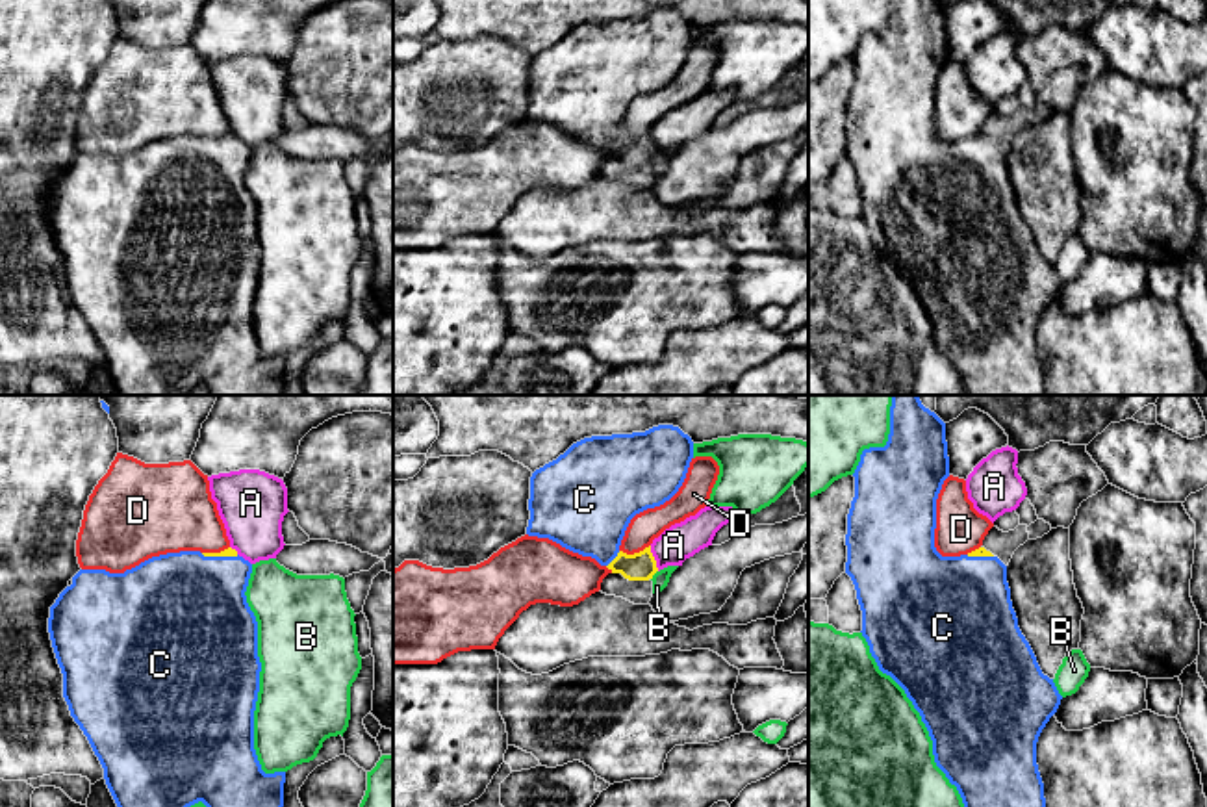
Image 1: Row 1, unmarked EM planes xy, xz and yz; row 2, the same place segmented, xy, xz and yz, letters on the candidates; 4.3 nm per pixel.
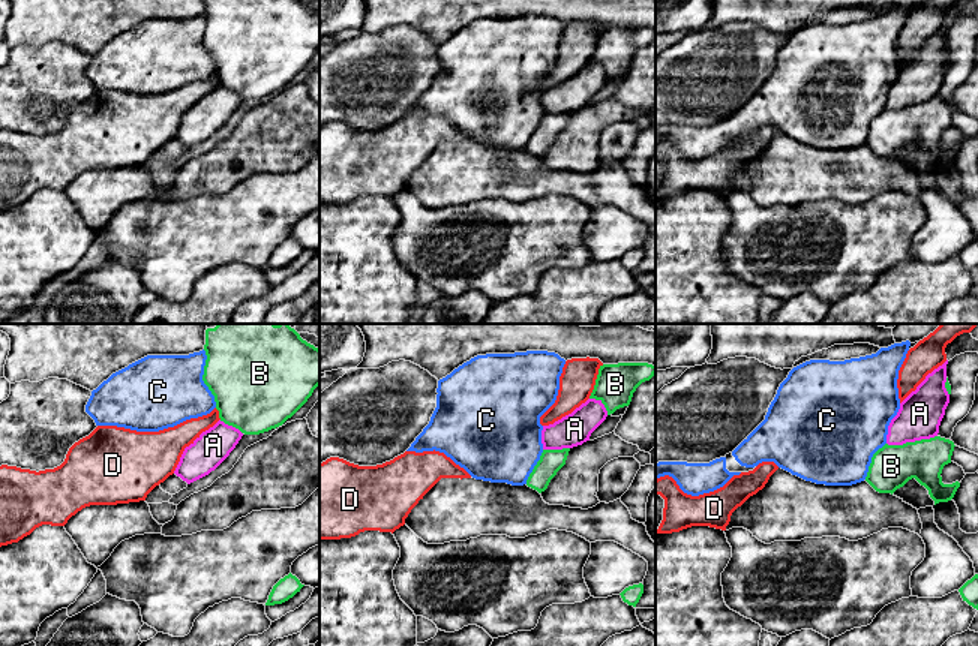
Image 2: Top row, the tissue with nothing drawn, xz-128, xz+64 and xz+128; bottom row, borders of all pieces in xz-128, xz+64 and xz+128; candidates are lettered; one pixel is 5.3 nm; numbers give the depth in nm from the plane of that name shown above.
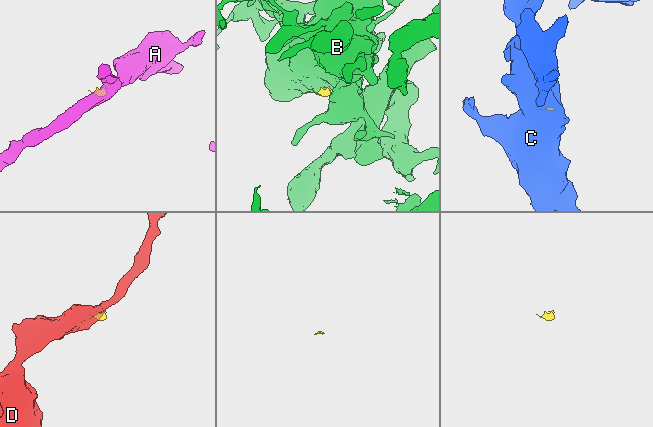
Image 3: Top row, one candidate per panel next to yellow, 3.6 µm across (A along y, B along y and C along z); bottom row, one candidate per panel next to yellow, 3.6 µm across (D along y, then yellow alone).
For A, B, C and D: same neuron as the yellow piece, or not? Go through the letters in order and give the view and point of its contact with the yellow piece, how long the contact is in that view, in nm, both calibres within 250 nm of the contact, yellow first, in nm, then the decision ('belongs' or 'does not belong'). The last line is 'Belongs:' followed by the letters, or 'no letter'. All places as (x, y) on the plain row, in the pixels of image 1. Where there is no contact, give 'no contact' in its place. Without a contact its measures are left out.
A: contact xz (653, 143); length 120 nm; calibres 130 and 160 nm; does not belong
B: contact xz (653, 158); length 50 nm; calibres 130 and 70 nm; does not belong
C: contact xz (614, 143); length 90 nm; calibres 130 and 380 nm; belongs
D: contact xz (635, 138); length 140 nm; calibres 130 and 140 nm; does not belong
Belongs: C

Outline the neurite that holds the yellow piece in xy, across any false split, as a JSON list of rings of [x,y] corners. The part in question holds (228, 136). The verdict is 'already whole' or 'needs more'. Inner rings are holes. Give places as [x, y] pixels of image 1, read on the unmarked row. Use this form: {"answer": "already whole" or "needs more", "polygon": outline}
{"answer": "needs more", "polygon": [[[228,132],[221,137],[180,135],[152,141],[124,158],[80,154],[50,191],[48,217],[63,258],[63,282],[104,352],[119,395],[185,395],[202,386],[208,395],[282,395],[286,356],[265,358],[254,334],[254,295],[260,276],[258,206],[247,187],[252,148]]]}

